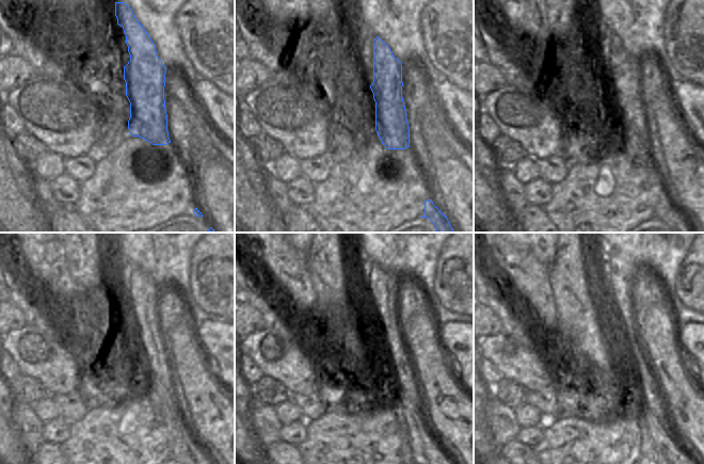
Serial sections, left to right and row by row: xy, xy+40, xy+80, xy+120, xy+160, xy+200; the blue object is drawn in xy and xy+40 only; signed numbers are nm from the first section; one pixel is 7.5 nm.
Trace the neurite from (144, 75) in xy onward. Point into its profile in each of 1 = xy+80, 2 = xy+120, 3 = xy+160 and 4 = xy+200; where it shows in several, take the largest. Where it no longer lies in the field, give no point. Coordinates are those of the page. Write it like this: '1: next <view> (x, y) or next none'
1: next xy+80 (623, 75)
2: next xy+120 (185, 449)
3: next xy+160 (426, 449)
4: next xy+200 (666, 449)

